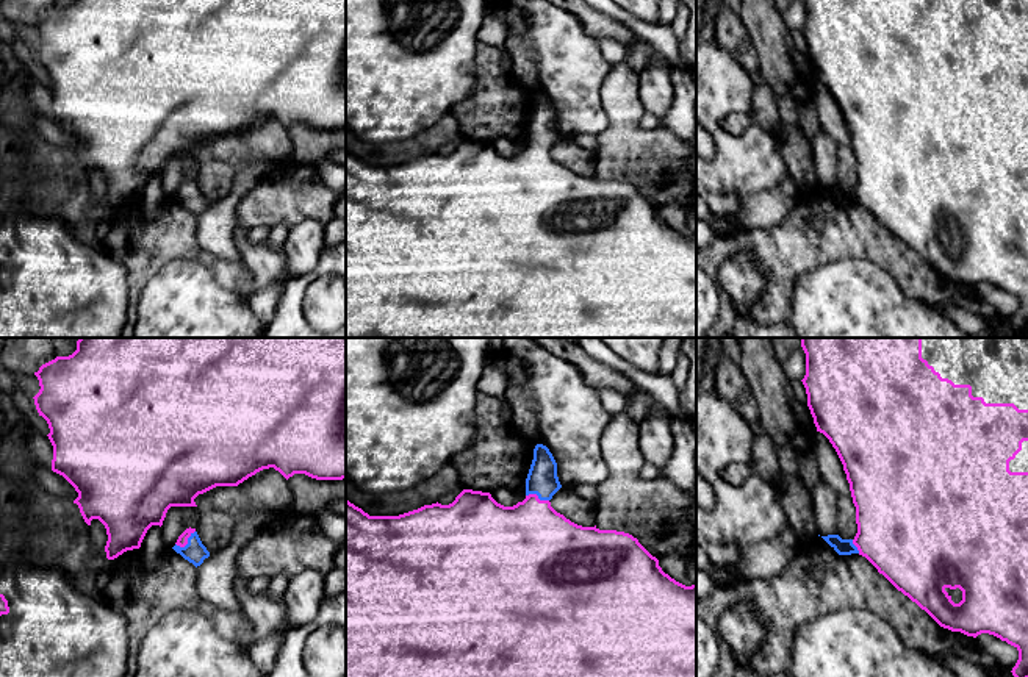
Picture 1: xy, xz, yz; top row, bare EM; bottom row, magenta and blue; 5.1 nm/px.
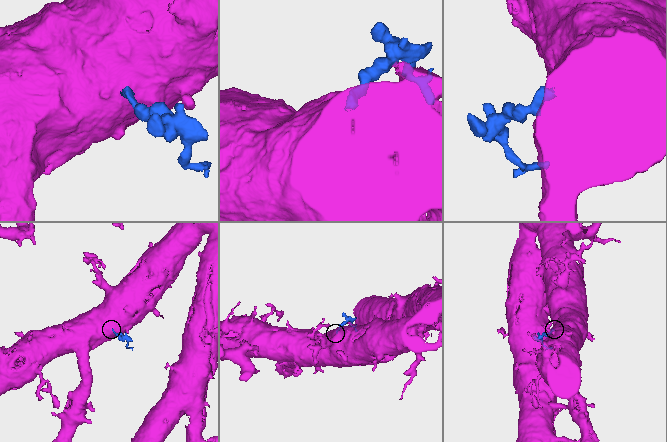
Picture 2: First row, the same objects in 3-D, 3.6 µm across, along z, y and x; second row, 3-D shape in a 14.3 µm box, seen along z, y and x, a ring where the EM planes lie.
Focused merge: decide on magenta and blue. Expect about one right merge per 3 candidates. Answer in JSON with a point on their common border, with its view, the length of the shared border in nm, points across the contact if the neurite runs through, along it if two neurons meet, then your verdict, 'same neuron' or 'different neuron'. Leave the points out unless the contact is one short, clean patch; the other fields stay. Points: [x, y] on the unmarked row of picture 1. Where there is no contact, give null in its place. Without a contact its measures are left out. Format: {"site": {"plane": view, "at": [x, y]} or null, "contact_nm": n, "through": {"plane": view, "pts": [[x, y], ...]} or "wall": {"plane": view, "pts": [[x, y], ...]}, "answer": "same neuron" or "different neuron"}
{"site": {"plane": "xy", "at": [186, 193]}, "contact_nm": 130, "through": {"plane": "xy", "pts": [[182, 191], [186, 193], [194, 200]]}, "answer": "same neuron"}

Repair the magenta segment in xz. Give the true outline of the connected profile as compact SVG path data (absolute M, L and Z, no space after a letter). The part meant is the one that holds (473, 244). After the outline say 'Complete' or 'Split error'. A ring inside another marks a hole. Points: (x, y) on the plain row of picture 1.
M537 94L526 128L526 149L513 156L498 153L490 142L463 139L449 155L437 152L399 166L369 166L346 149L346 338L696 338L696 235L685 236L665 224L659 210L632 184L582 177L557 163L549 150L560 138L552 103Z. Split error

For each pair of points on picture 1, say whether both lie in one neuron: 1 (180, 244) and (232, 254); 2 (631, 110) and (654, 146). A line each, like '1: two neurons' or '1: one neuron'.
1: two neurons
2: one neuron

